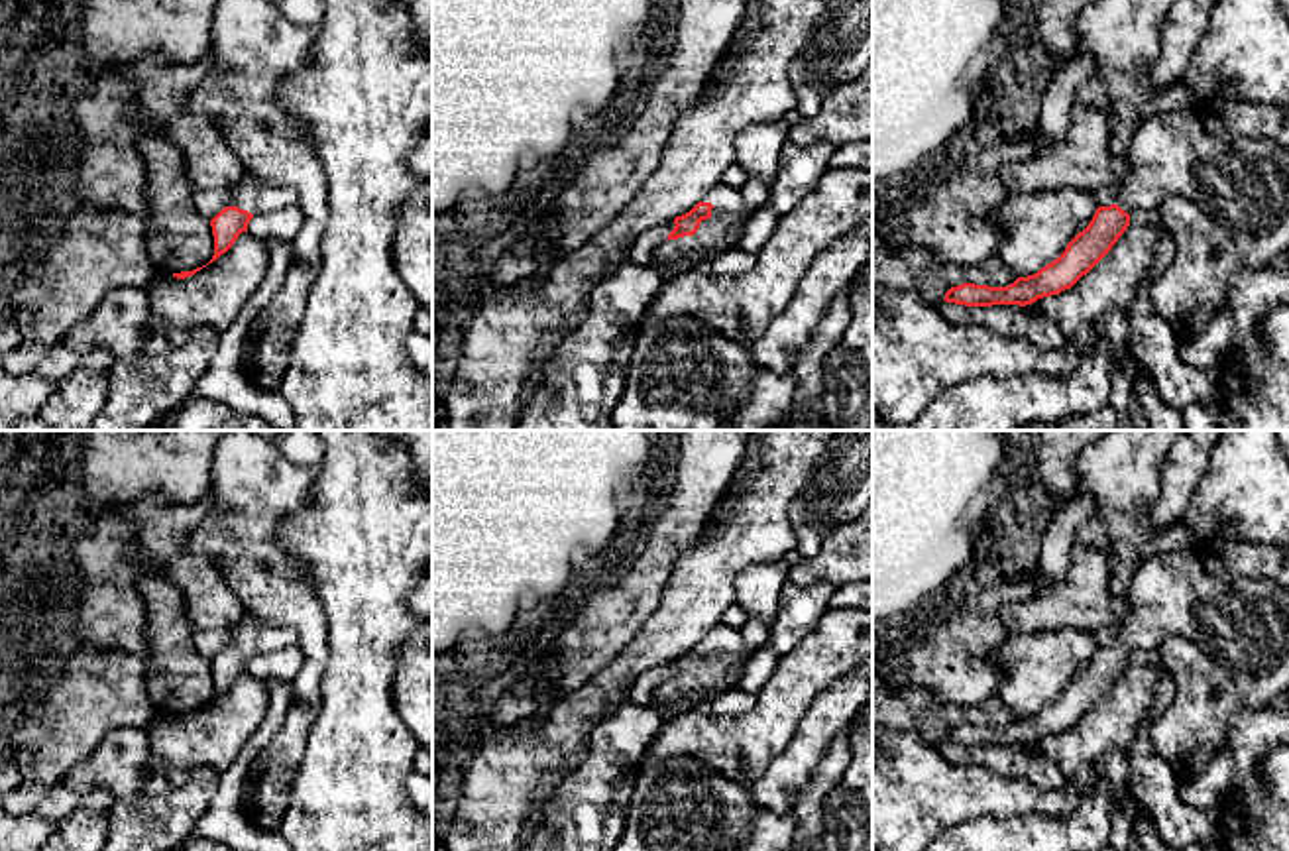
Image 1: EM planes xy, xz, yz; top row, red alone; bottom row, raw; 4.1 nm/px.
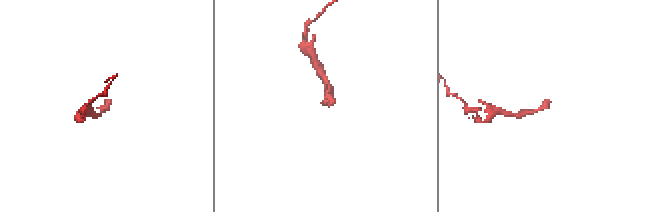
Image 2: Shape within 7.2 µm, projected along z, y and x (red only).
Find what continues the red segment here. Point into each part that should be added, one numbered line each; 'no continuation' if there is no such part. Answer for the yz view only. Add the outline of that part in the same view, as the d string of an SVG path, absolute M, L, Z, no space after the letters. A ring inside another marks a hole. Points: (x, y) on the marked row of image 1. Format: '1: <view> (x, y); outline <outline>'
1: yz (1242, 185); outline M1181 108L1159 112L1140 122L1132 138L1128 159L1128 173L1116 189L1116 204L1124 212L1134 214L1140 208L1157 210L1163 199L1183 195L1230 232L1242 263L1263 267L1281 261L1289 254L1289 149L1263 138L1222 142L1203 128L1197 108Z

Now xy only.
1: xy (252, 195); outline M244 171L240 183L232 189L232 204L248 212L267 212L297 204L297 195L289 187L263 183L250 171Z

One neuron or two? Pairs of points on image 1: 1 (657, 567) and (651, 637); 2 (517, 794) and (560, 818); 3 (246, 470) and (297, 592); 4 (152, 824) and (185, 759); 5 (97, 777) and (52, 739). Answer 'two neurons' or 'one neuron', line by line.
1: two neurons
2: two neurons
3: one neuron
4: two neurons
5: two neurons

